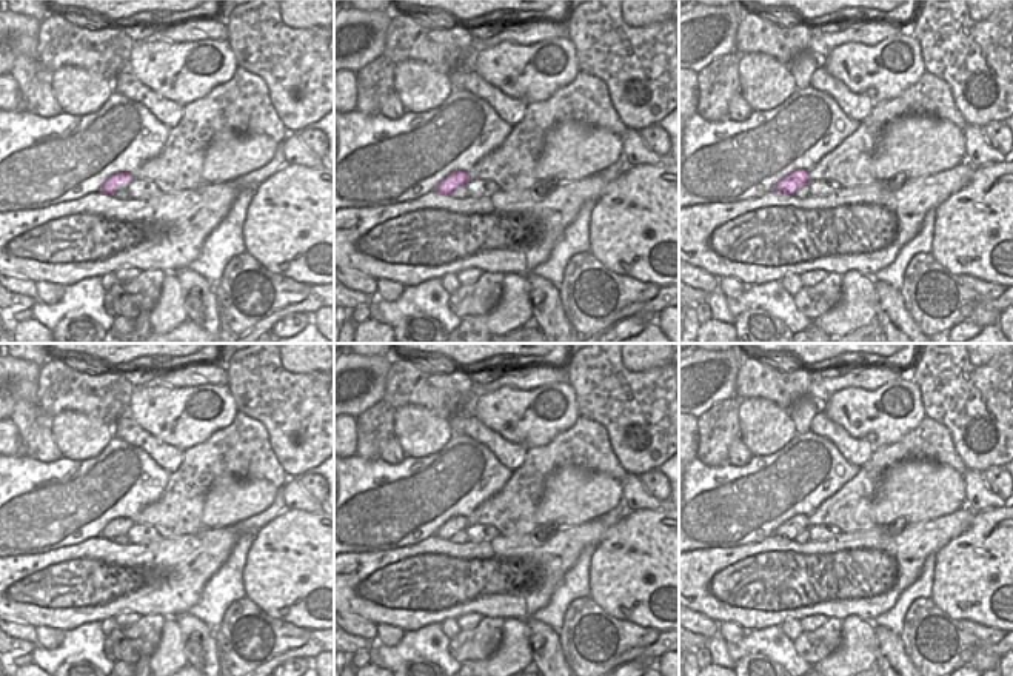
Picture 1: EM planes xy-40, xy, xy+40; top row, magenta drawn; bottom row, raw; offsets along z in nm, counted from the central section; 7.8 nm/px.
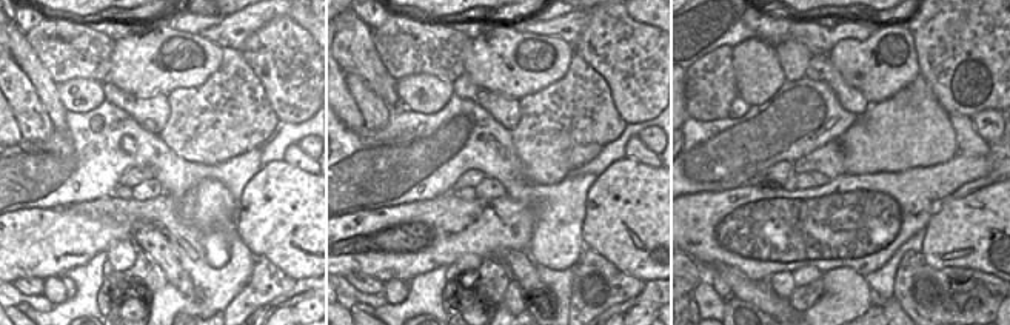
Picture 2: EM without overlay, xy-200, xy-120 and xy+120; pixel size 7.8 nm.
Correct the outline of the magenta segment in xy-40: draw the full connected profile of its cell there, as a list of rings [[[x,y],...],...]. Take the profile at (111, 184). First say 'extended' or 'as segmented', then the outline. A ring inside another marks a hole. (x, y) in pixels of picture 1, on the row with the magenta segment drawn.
as segmented | [[[115,172],[106,179],[106,182],[102,185],[100,191],[103,194],[111,194],[117,189],[120,182],[129,182],[129,180],[131,180],[129,172]]]

